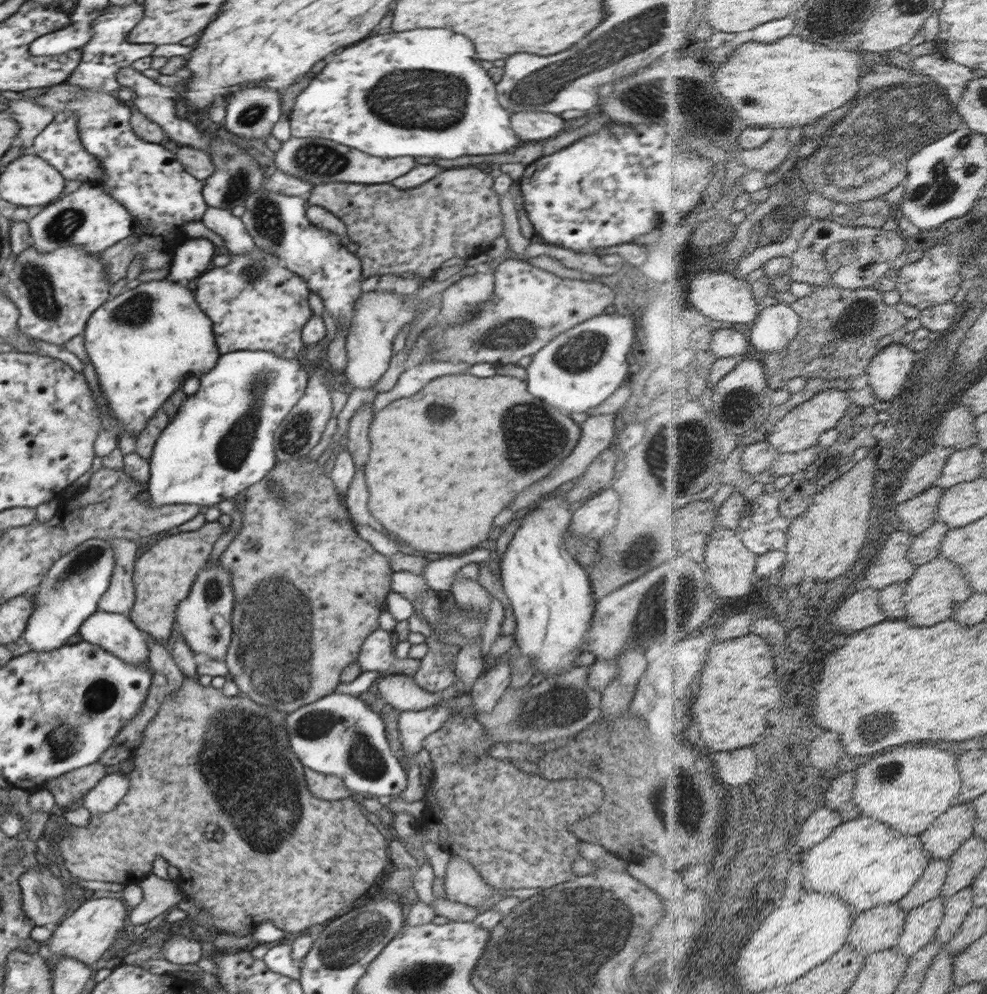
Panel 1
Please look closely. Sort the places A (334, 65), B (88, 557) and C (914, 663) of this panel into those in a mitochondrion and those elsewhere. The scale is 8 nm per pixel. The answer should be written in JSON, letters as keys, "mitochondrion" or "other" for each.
{"A":"other","B":"mitochondrion","C":"other"}

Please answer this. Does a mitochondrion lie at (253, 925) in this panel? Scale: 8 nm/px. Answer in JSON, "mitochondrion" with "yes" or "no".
{"mitochondrion":"no"}

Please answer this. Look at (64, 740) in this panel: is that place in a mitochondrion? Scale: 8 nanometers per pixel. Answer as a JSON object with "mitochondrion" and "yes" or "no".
{"mitochondrion":"yes"}

